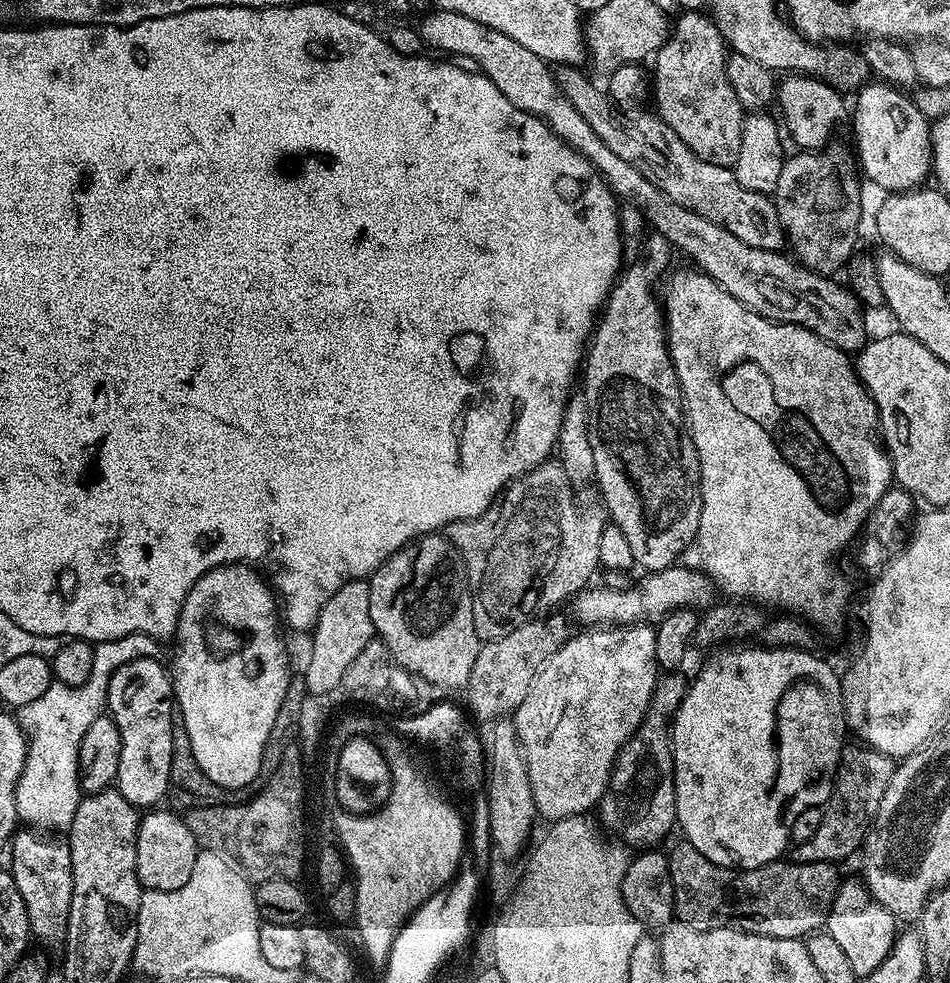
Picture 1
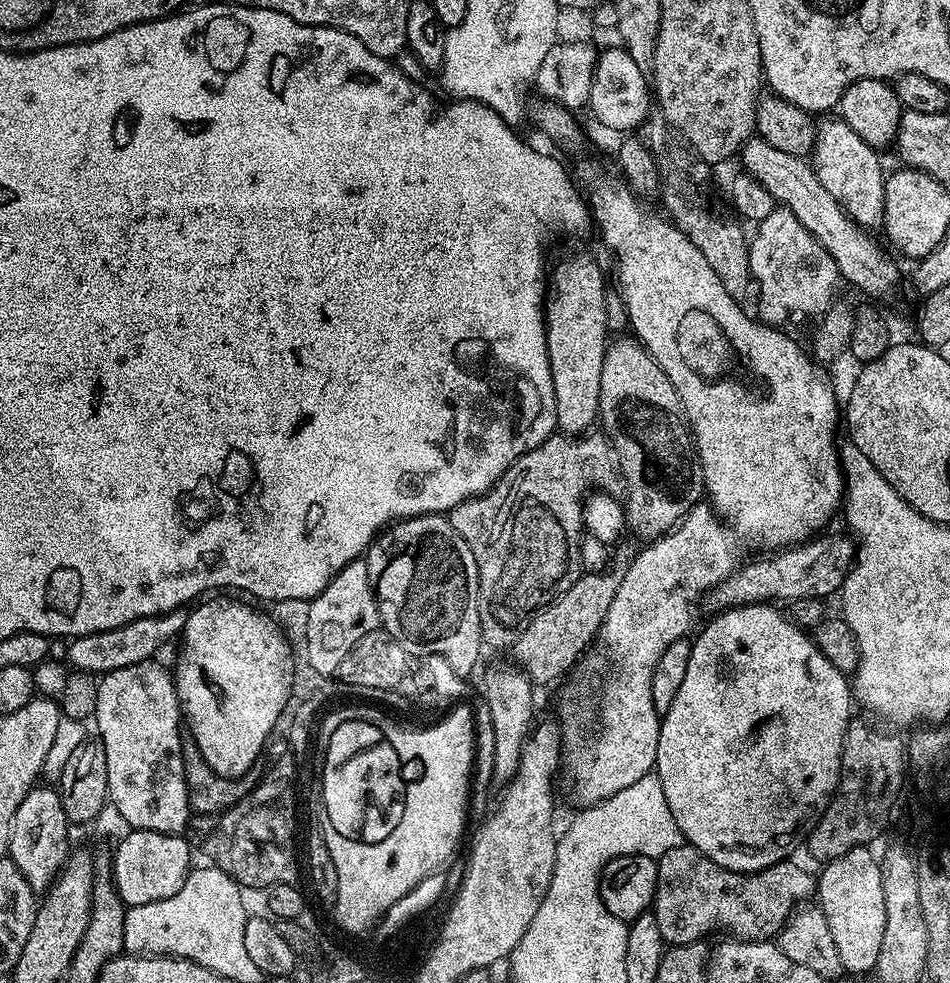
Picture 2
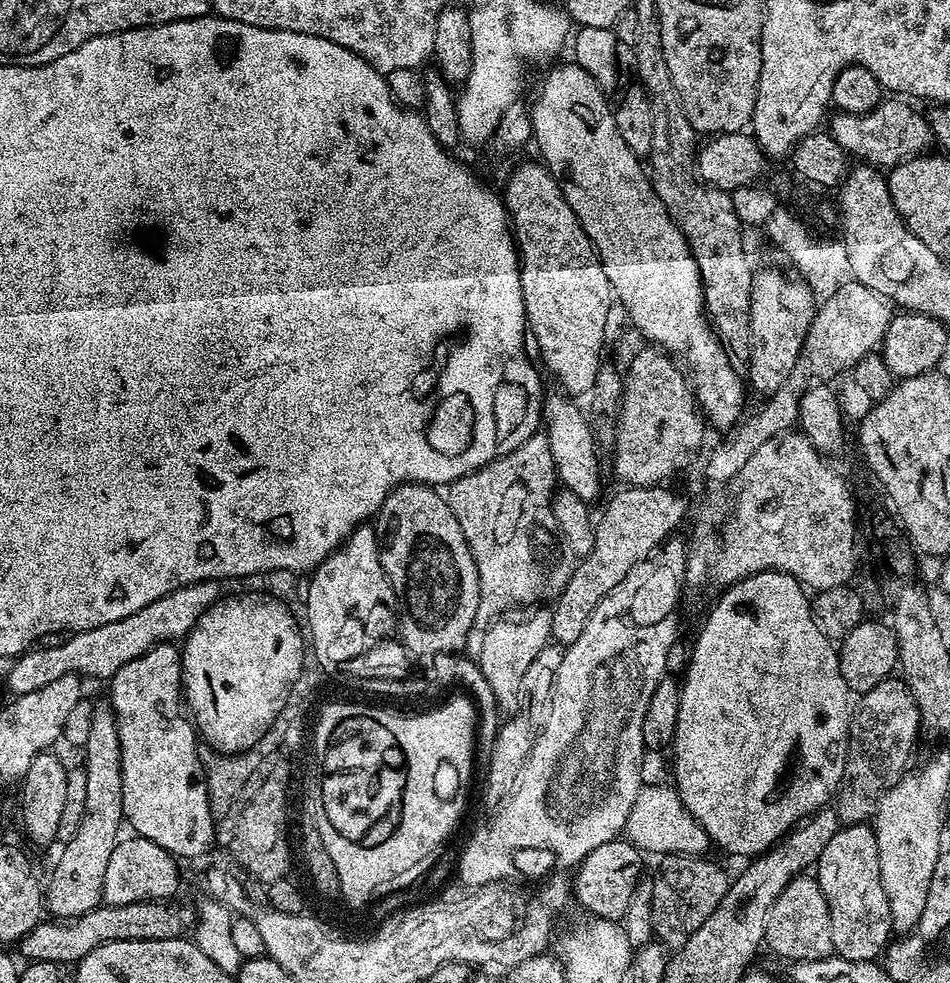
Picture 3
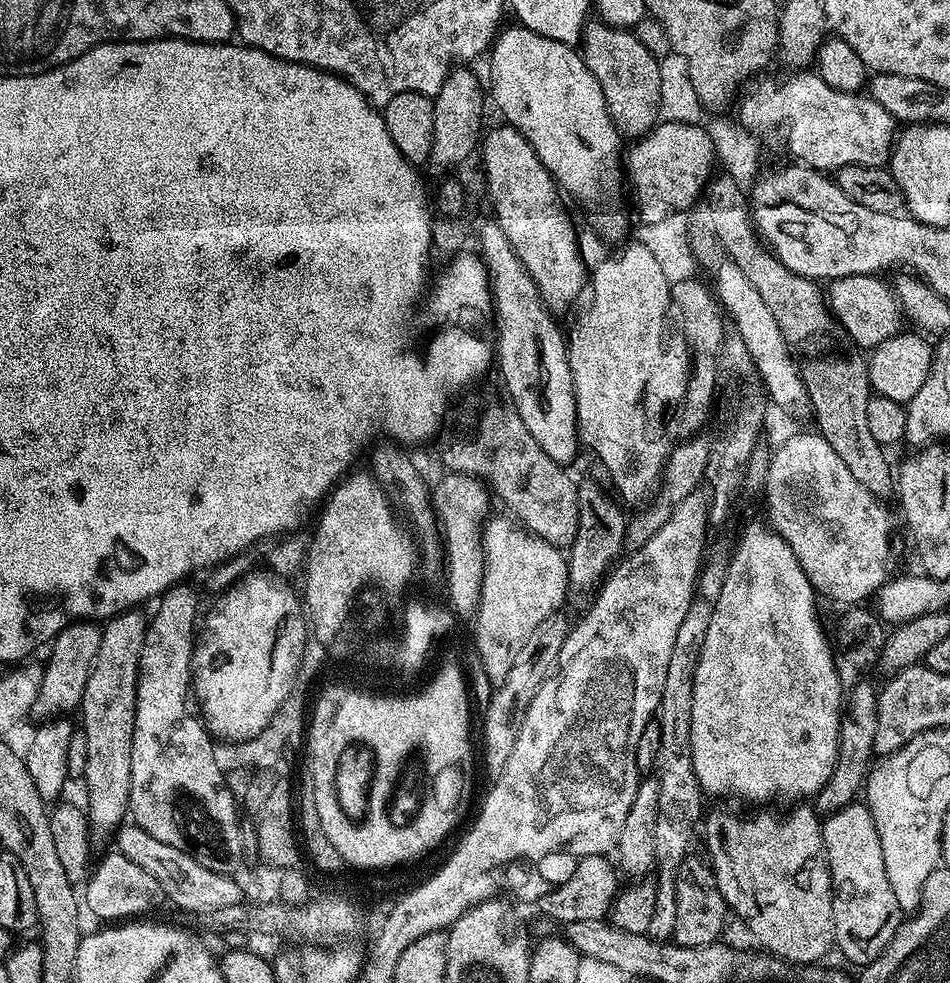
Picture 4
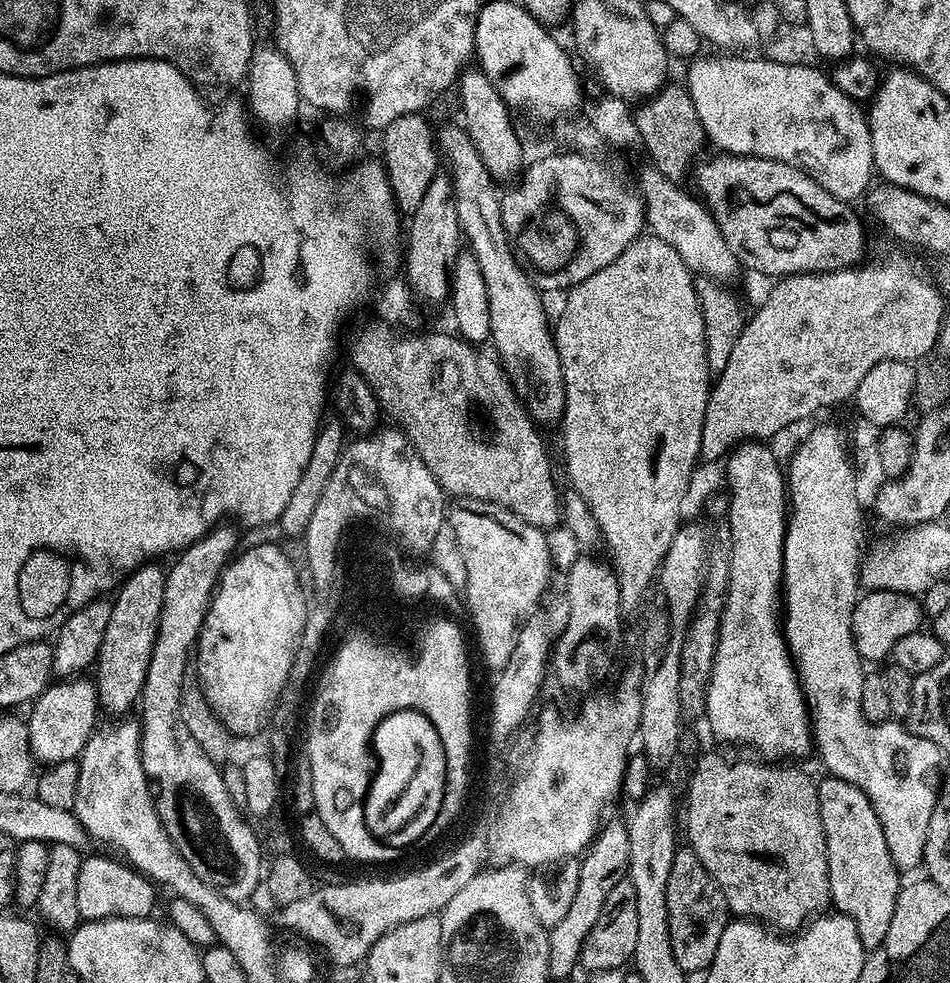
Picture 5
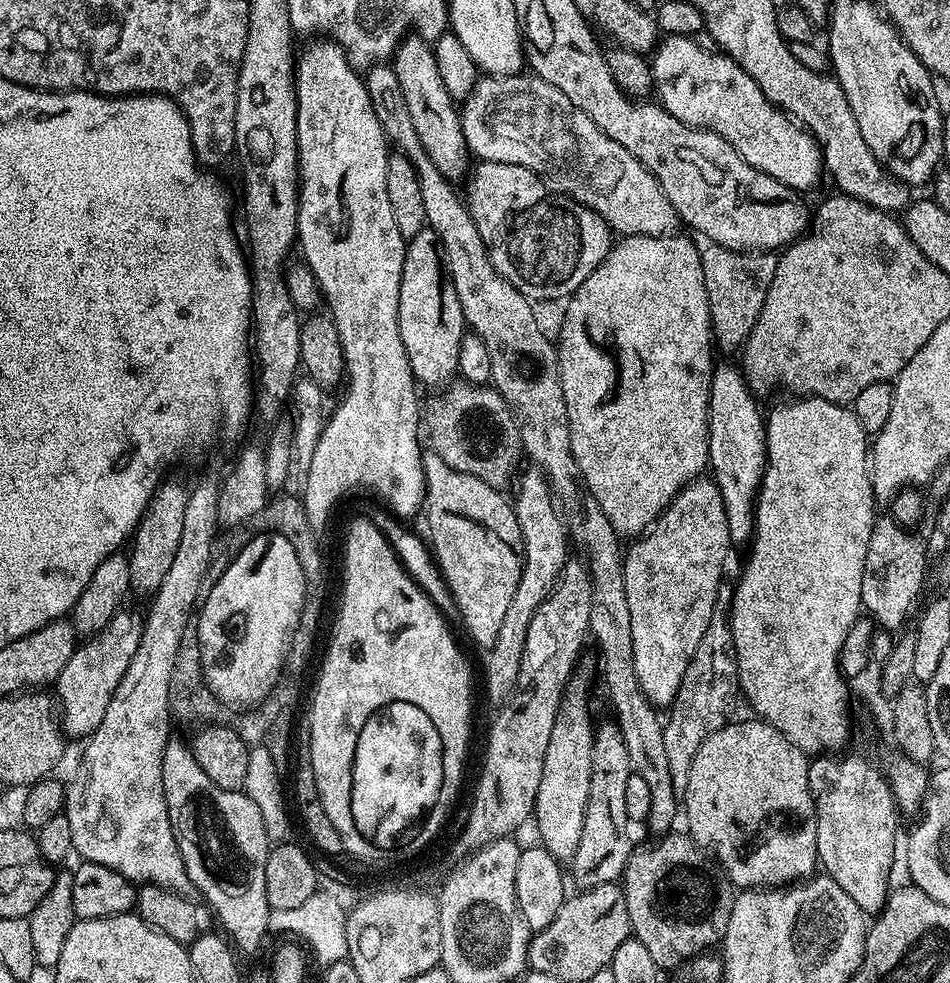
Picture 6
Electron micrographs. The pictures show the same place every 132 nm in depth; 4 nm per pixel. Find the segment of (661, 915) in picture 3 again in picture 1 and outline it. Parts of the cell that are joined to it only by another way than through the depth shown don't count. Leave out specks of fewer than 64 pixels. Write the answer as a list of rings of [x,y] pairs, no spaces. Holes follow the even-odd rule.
[[[679,842],[672,848],[672,852],[667,853],[668,865],[670,866],[670,878],[674,886],[674,913],[675,919],[686,926],[694,926],[694,930],[714,930],[715,928],[740,928],[743,932],[753,932],[754,934],[762,934],[763,936],[773,936],[774,938],[784,938],[784,932],[796,932],[796,928],[811,928],[813,933],[819,933],[821,929],[827,925],[828,911],[832,908],[832,903],[836,897],[836,893],[840,891],[842,876],[836,873],[838,870],[836,864],[827,864],[826,862],[806,862],[805,864],[796,863],[792,858],[781,858],[772,861],[771,864],[763,864],[757,868],[723,868],[714,862],[710,862],[710,858],[706,858],[706,854],[698,854],[698,850],[694,850],[694,846],[687,842]]]

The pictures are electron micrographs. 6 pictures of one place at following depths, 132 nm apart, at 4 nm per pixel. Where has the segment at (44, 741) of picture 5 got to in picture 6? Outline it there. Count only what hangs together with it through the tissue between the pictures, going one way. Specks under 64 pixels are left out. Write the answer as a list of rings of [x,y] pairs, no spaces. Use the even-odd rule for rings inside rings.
[[[121,610],[102,631],[89,635],[88,640],[79,645],[70,662],[62,666],[62,674],[54,682],[55,699],[62,727],[69,737],[87,738],[98,730],[98,722],[106,715],[106,706],[114,698],[114,690],[118,690],[118,682],[122,682],[122,674],[134,658],[142,642],[144,621],[136,612]]]

